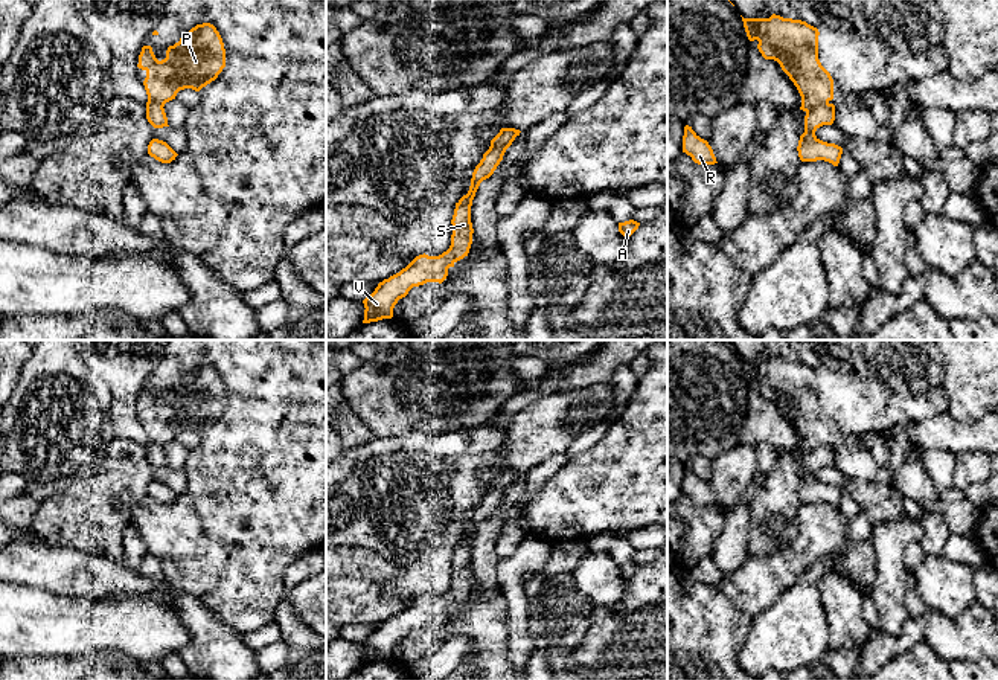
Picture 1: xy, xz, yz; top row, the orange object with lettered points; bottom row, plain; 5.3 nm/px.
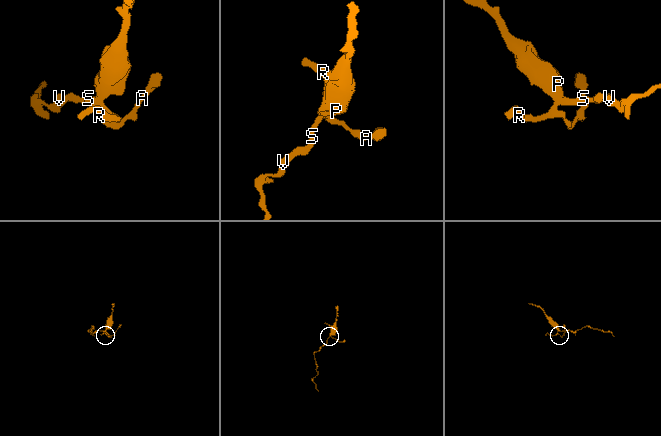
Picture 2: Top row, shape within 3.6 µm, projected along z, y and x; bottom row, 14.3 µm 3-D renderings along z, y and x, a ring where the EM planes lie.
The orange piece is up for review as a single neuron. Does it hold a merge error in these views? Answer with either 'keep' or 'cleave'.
cleave

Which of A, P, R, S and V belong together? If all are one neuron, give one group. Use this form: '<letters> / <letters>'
A R S V / P

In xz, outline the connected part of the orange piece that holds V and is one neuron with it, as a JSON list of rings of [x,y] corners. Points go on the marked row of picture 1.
[[[489,146],[472,172],[468,194],[456,203],[451,220],[453,235],[449,249],[439,256],[419,255],[399,273],[379,282],[375,291],[363,300],[366,308],[363,323],[392,319],[395,305],[413,287],[427,282],[442,284],[448,276],[448,268],[468,256],[474,233],[471,223],[472,200],[480,183],[494,174],[501,160],[503,152],[498,148]]]

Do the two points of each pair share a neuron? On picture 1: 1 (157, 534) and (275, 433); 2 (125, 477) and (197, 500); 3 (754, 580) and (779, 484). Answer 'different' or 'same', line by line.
1: same
2: different
3: different

